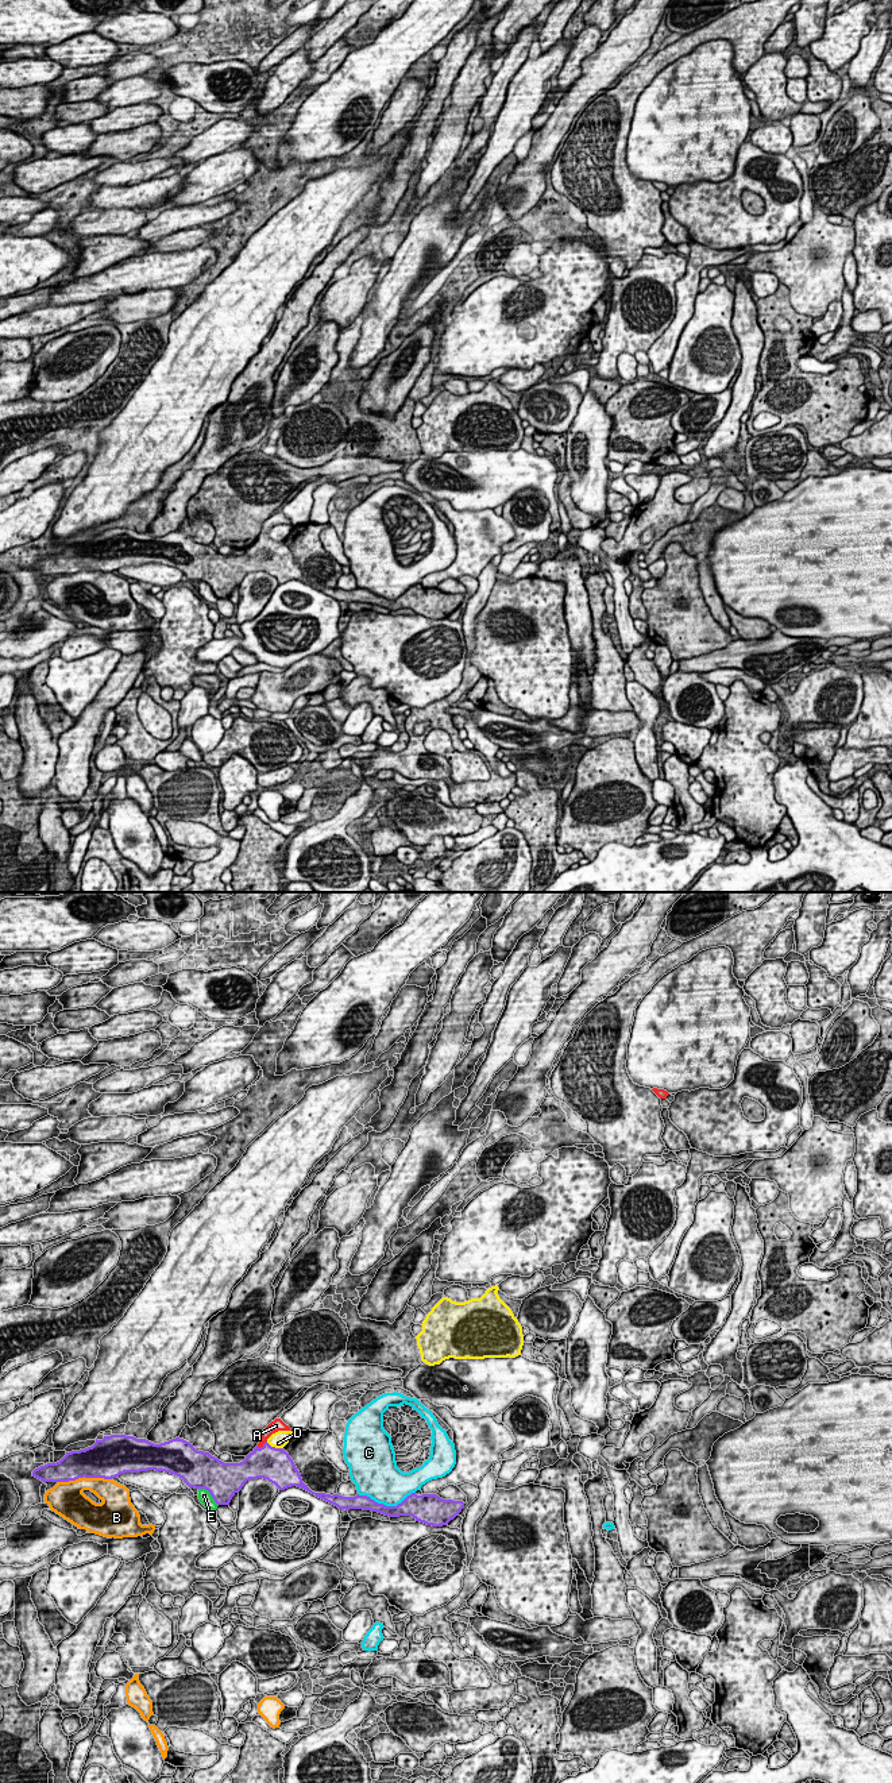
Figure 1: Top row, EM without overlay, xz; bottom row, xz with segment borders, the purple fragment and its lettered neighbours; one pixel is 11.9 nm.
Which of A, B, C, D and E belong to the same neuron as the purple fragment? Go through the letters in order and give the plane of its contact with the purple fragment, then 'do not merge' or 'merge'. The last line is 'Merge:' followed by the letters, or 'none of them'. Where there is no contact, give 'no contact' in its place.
A: meets purple in xz; merge
B: meets purple in xz; do not merge
C: meets purple in xz; do not merge
D: meets purple in xz; do not merge
E: meets purple in xz; do not merge
Merge: A

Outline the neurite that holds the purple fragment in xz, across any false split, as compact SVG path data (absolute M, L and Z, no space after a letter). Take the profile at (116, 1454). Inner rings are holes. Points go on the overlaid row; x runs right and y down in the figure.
M281 1419L262 1432L258 1446L240 1463L224 1463L209 1452L197 1451L189 1442L175 1437L154 1444L126 1435L104 1436L92 1447L66 1452L57 1463L32 1471L42 1482L69 1482L78 1478L112 1479L124 1473L165 1471L184 1479L192 1489L205 1489L217 1505L229 1505L232 1497L250 1479L263 1478L279 1490L301 1487L339 1509L363 1509L389 1517L412 1516L432 1527L447 1525L464 1508L463 1501L443 1500L436 1494L412 1493L397 1506L378 1504L367 1496L343 1497L314 1493L302 1482L293 1459L283 1448L271 1447L267 1439L278 1431L291 1431Z

